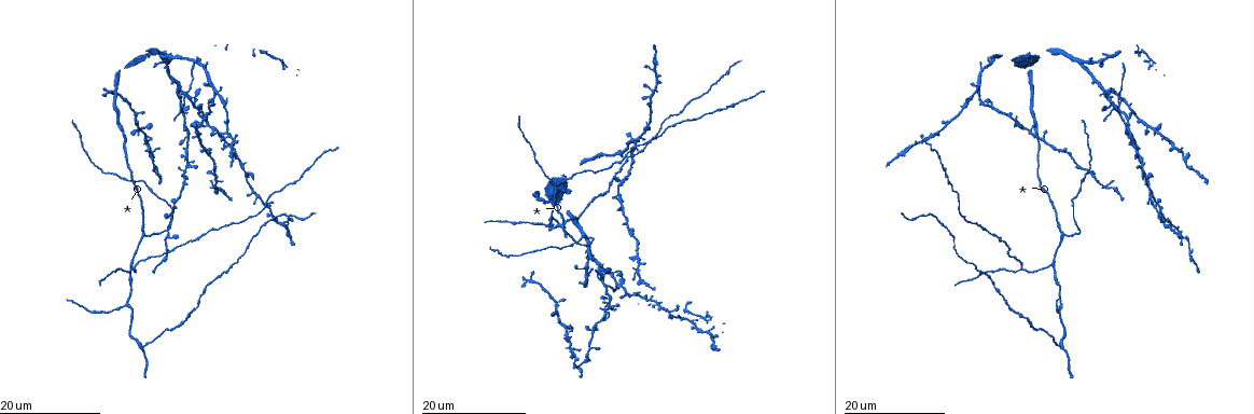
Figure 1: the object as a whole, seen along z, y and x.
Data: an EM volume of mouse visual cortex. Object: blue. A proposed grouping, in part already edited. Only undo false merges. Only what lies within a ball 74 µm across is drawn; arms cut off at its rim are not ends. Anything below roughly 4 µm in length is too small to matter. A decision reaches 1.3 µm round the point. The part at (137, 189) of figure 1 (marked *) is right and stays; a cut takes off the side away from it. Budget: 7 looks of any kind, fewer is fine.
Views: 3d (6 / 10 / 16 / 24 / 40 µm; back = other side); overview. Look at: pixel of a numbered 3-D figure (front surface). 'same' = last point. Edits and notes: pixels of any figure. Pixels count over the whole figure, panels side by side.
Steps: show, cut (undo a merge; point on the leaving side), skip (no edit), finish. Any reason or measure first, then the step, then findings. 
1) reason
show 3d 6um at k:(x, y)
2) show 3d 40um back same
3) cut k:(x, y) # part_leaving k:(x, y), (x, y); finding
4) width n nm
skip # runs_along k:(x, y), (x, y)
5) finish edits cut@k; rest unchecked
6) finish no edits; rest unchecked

looks like a crossing
show 3d 16um at 1:(180, 92)

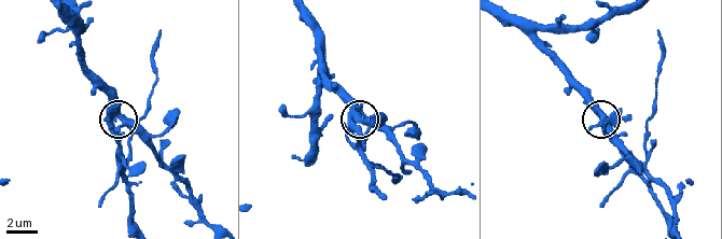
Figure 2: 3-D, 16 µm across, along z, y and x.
show 3d 6um at 2:(361, 121)

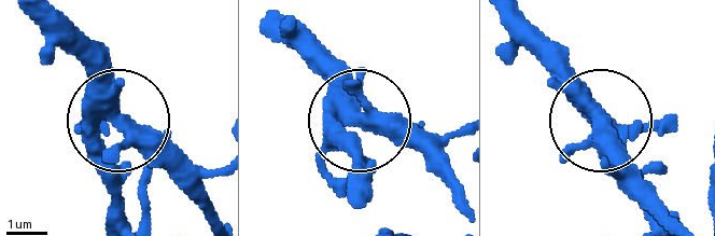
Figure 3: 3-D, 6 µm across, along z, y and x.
skip # all the same neuron

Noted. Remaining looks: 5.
four arms meet
show 3d 16um at 1:(637, 138)

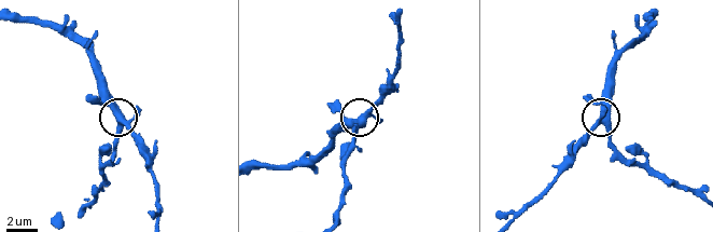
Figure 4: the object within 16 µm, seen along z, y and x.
show 3d 6um at 4:(125, 121)

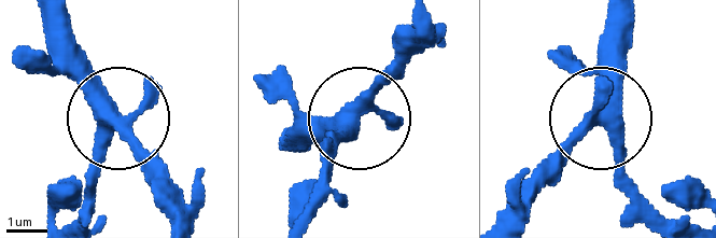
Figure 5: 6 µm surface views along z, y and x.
width 370 nm
skip # all the same neuron

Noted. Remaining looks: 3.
three arms meet
show 3d 16um at 1:(1052, 263)

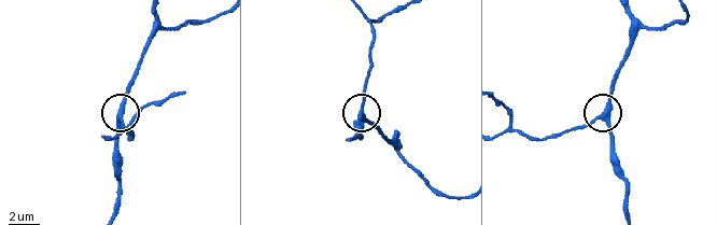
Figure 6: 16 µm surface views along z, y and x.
zoom in
show 3d 10um at 6:(600, 118)

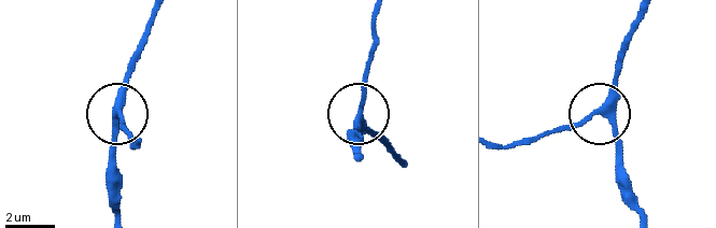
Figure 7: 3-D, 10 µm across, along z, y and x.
arms 3
skip # continuous, no second neuron

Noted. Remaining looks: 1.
finish no edits; rest unchecked

